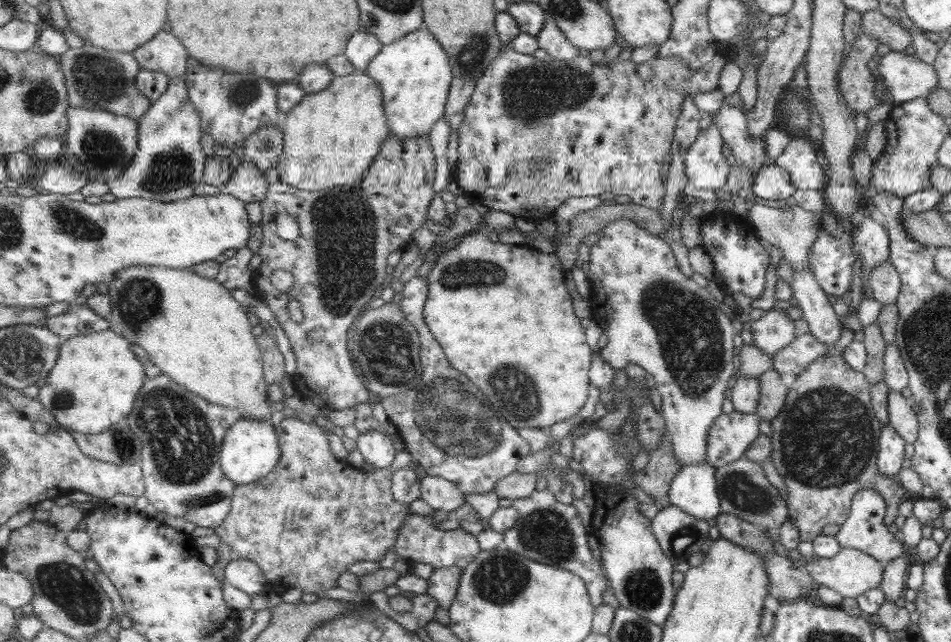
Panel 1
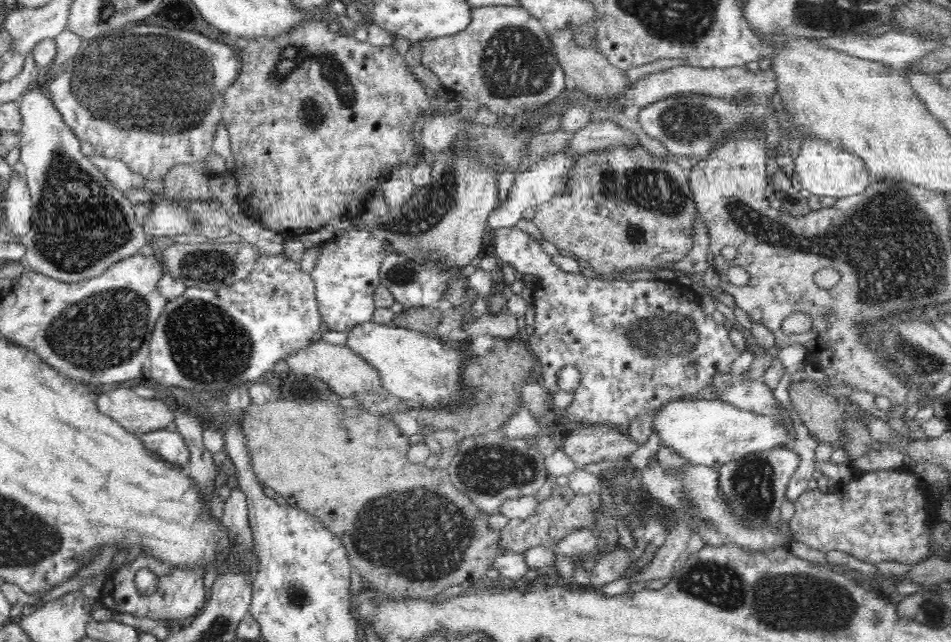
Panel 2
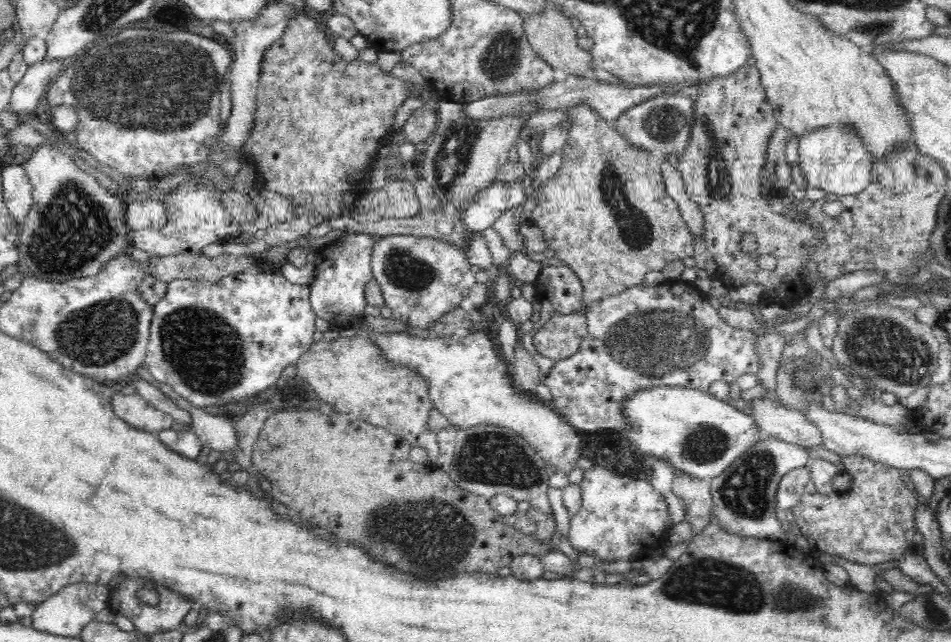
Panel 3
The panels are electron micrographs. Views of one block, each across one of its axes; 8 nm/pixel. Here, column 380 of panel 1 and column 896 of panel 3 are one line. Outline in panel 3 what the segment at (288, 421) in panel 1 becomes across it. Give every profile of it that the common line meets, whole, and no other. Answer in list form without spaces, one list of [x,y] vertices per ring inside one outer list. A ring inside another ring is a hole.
[[[864,454],[840,456],[842,464],[850,464],[853,482],[846,494],[805,494],[800,503],[791,508],[795,523],[802,536],[808,540],[813,552],[824,552],[863,565],[882,564],[892,560],[902,560],[908,548],[914,546],[916,534],[916,512],[919,499],[914,490],[906,486],[900,470],[871,460]]]

